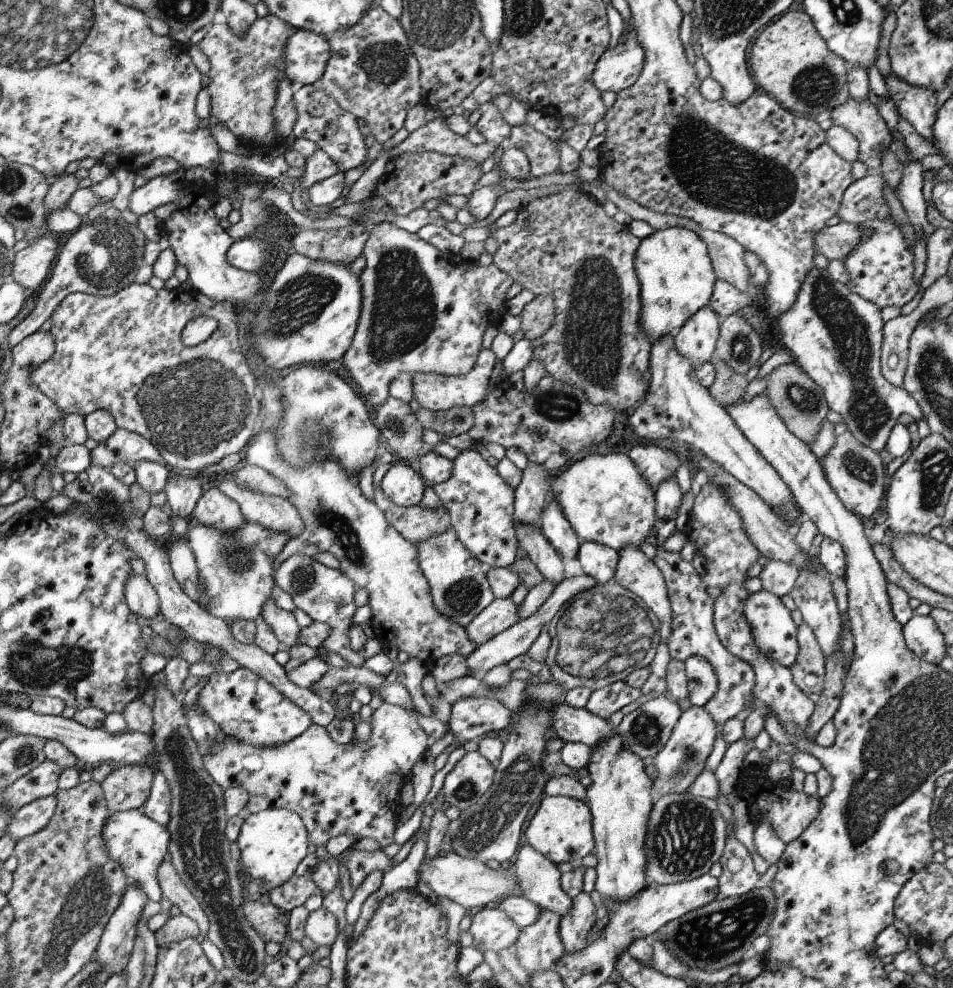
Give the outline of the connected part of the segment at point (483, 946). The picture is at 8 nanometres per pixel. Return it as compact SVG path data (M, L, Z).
M494 906L484 907L483 910L478 912L471 920L472 923L468 931L472 934L472 947L483 953L486 952L486 950L493 950L499 953L503 948L512 946L512 944L517 941L522 930L505 912L494 908Z

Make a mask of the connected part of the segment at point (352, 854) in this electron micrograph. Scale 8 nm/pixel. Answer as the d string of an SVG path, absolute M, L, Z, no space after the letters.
M348 849L344 851L344 862L346 868L350 871L353 890L370 874L373 870L381 870L385 872L391 864L391 859L380 849L374 852L367 852L356 849Z

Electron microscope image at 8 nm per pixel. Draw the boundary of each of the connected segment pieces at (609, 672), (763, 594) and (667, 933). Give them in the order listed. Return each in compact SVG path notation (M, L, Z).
M617 582L596 584L567 602L550 622L548 632L551 646L545 658L546 674L566 692L576 687L588 687L595 691L613 682L625 680L635 668L645 667L652 662L661 641L659 627L660 621L656 614L633 592L626 590Z
M764 589L750 593L743 606L743 613L751 626L756 648L775 663L788 668L793 666L799 653L797 626L792 621L790 612L778 596Z
M771 886L754 888L739 897L716 898L706 906L691 910L659 928L656 936L680 962L691 969L716 972L745 959L754 939L767 934L775 908L776 897Z

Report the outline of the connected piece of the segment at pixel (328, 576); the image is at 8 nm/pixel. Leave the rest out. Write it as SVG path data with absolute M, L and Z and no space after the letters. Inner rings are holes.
M294 555L287 558L276 570L274 579L282 590L292 596L294 604L304 610L313 621L326 623L330 628L329 637L322 643L327 652L334 652L346 660L348 665L360 667L364 662L363 654L352 650L350 640L351 618L357 607L354 605L354 593L357 586L342 571L314 562L308 555Z

